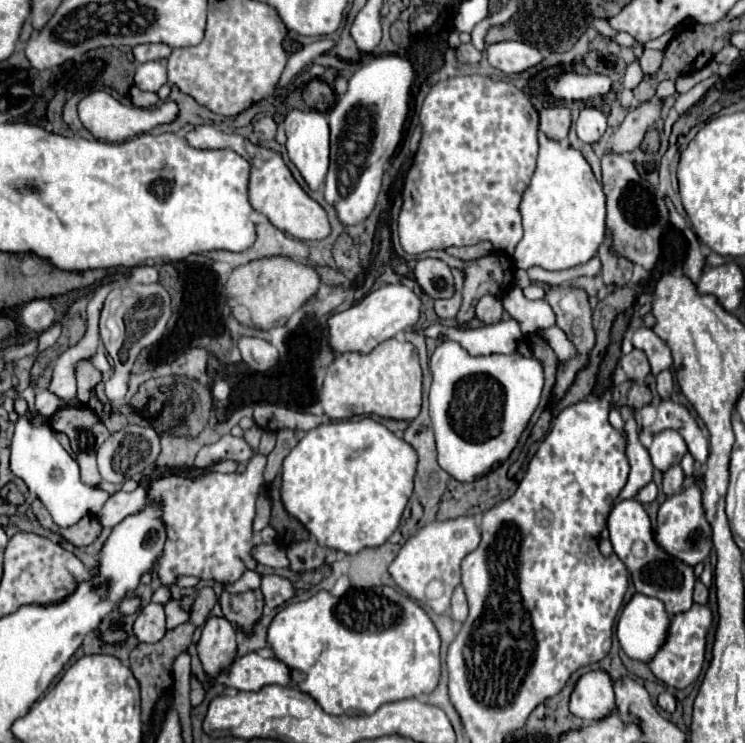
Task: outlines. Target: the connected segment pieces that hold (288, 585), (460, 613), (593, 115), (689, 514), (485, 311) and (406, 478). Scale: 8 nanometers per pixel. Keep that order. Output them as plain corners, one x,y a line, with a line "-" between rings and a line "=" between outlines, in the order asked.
262,576
260,592
262,592
264,604
268,608
278,608
294,596
292,582
288,578
282,578
282,576
=
458,586
458,588
454,590
450,616
452,616
456,622
464,622
466,616
468,616
468,602
466,602
466,594
464,594
464,588
462,588
462,586
=
594,106
590,108
584,108
578,116
578,122
576,122
576,132
578,132
578,138
586,144
594,144
598,142
604,132
606,132
606,114
=
686,478
686,488
682,494
670,496
658,510
658,524
656,524
656,540
660,542
660,546
684,560
690,566
696,566
698,562
702,562
704,558
708,558
710,550
712,550
712,530
708,520
704,518
704,510
702,510
702,496
700,496
700,488
696,484
694,478
=
484,296
478,306
476,306
476,316
478,320
488,326
488,324
496,324
502,320
502,302
500,298
494,296
=
372,418
310,430
284,458
282,504
322,544
344,554
382,546
398,528
416,472
416,452

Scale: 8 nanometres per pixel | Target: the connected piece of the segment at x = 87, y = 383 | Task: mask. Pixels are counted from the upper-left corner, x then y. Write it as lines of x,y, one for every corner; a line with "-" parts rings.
82,360
76,364
76,380
78,380
78,400
82,404
88,404
92,388
96,388
96,384
102,382
102,374
92,366
92,362

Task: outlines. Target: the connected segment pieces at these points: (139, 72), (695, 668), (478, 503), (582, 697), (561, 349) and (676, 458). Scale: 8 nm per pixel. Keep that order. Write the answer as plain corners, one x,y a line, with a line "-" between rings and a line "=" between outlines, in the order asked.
146,62
136,68
134,84
140,90
150,90
158,92
162,84
166,84
166,66
162,62
=
694,604
688,612
676,614
670,620
668,636
662,644
662,648
656,652
656,656
648,662
648,668
654,672
656,678
666,682
672,688
686,688
700,676
702,664
704,664
704,652
706,652
706,632
712,622
712,612
708,606
=
510,460
498,466
494,472
482,476
478,482
458,482
454,478
448,480
448,488
440,500
440,508
436,520
452,520
458,516
474,516
490,510
494,504
510,498
518,482
508,478
=
590,670
576,680
570,696
570,712
584,722
602,720
608,712
616,710
614,686
604,670
=
550,326
550,328
544,328
542,332
542,338
552,346
552,350
556,352
556,356
560,358
560,362
572,358
576,354
572,342
566,338
566,334
558,328
558,326
=
664,430
654,436
654,442
648,448
648,452
650,452
654,468
660,472
666,472
670,466
680,464
680,460
688,452
688,448
686,448
686,442
682,440
682,436
678,436
678,432

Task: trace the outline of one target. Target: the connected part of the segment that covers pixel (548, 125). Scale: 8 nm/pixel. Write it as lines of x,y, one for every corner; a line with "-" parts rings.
544,108
540,112
540,130
550,136
550,140
566,140
570,132
570,110
568,108

